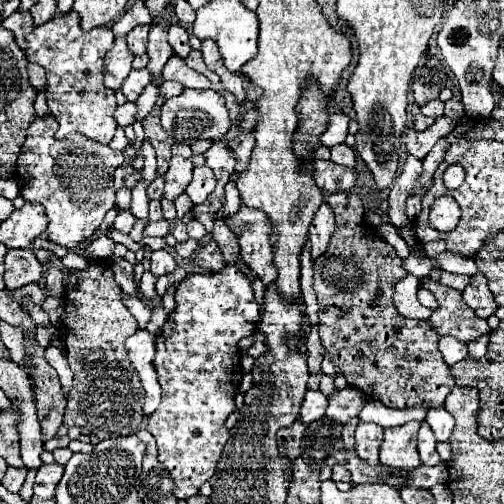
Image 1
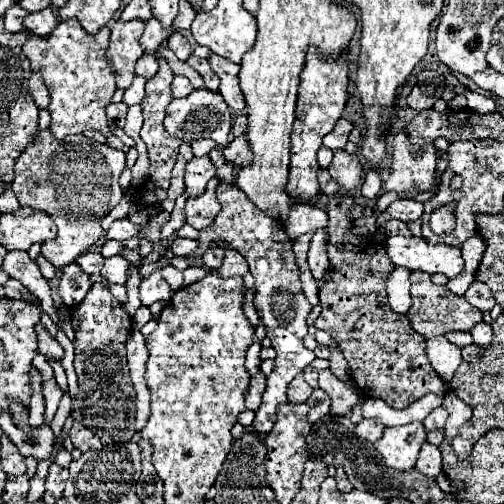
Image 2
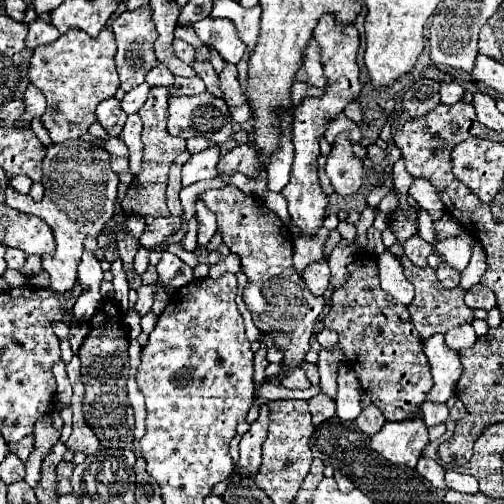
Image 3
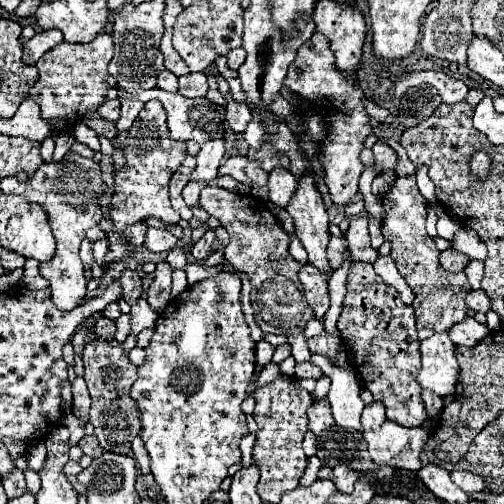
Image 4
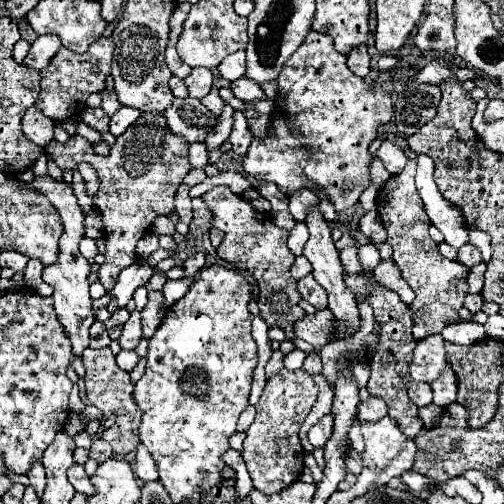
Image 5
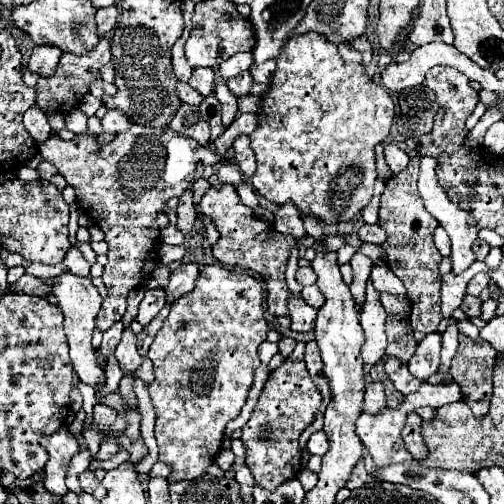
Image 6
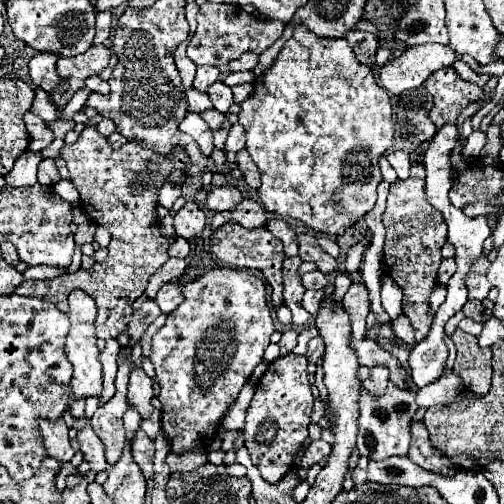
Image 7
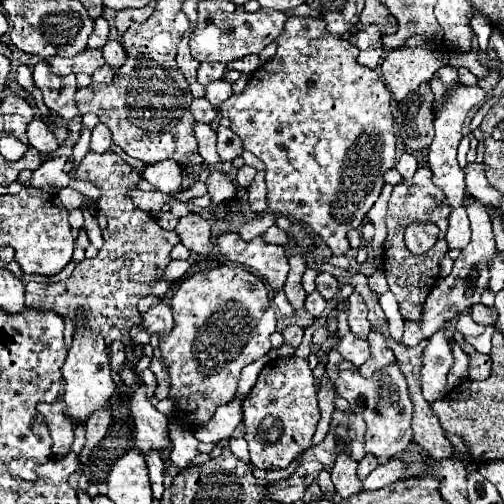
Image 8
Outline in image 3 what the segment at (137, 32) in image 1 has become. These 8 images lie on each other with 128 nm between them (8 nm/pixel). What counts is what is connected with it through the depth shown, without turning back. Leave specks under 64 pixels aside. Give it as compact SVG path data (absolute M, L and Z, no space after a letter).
M178 26L174 34L176 34L176 38L184 38L184 40L186 40L188 44L192 44L194 48L208 48L202 40L198 40L194 28L182 28L182 26Z

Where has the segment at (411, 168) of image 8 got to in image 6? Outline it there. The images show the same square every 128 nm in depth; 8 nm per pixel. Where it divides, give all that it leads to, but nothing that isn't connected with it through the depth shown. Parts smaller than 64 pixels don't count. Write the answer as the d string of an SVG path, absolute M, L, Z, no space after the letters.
M386 144L386 164L392 168L394 174L400 174L408 166L408 154L398 148L396 144Z

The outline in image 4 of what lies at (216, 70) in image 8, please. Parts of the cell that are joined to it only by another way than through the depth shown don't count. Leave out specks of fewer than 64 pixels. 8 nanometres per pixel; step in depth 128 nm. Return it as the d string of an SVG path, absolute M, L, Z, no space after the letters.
M204 72L186 74L180 78L180 94L184 94L186 98L202 98L206 96L206 92L208 92L208 82Z

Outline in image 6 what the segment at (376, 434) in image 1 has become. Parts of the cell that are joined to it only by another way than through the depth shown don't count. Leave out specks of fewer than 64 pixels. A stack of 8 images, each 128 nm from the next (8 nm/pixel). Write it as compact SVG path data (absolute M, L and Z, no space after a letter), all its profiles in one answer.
M370 382L366 386L366 396L364 396L364 410L366 412L380 412L386 406L386 396L384 396L384 384L380 382Z

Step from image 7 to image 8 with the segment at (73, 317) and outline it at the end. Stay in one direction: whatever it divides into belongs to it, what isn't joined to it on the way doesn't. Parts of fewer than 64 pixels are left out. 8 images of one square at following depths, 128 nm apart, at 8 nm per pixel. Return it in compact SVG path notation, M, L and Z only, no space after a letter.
M82 324L76 326L78 336L72 342L72 348L68 350L68 358L62 366L64 376L64 414L72 420L72 424L86 424L88 418L102 408L108 408L110 396L114 394L114 382L110 376L110 364L108 364L108 352L102 338L96 334L90 334Z

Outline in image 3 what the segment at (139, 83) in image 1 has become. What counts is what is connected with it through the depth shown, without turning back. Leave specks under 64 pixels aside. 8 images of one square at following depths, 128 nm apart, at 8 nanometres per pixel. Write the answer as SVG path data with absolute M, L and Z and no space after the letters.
M144 82L144 84L132 88L132 92L126 92L126 96L122 100L122 110L126 114L136 114L144 106L146 96L148 96L148 90L150 90L150 86Z

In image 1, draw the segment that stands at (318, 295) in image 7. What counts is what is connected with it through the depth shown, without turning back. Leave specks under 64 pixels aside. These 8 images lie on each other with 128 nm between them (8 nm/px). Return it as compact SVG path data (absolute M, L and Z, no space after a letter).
M322 204L316 210L316 216L308 228L308 240L312 242L312 260L316 260L328 248L328 240L332 234L334 234L334 214L328 204Z

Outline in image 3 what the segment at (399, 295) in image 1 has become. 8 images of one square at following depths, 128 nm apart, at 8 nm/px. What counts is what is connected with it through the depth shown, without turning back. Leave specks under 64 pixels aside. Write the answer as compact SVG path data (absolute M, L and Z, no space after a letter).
M384 252L378 258L378 276L380 276L380 286L386 290L390 296L394 296L400 304L410 304L414 298L414 288L406 280L402 266L392 252Z

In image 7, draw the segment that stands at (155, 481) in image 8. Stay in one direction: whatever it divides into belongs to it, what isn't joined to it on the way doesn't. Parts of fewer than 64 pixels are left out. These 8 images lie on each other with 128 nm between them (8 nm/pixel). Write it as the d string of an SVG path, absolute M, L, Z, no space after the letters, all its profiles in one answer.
M142 430L136 432L136 438L132 442L132 454L134 454L136 464L142 468L144 476L146 478L154 478L154 468L152 468L152 462L154 462L154 442Z

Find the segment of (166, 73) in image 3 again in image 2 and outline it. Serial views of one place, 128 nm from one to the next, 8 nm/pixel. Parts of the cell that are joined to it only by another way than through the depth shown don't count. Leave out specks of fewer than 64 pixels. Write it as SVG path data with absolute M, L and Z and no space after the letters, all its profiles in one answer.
M146 54L136 62L136 74L142 78L152 78L158 72L158 60L154 54Z

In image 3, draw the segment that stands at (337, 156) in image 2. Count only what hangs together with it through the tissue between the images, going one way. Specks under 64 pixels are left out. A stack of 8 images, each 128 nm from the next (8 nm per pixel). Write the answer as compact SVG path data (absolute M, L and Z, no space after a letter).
M346 132L338 134L332 144L332 152L326 160L326 174L338 196L350 196L362 186L364 164L354 156L352 142Z

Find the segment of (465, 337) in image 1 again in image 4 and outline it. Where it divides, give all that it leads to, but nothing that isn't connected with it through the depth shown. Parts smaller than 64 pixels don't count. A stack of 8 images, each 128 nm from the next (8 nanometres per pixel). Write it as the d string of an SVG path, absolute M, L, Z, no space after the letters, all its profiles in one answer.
M398 176L392 188L382 196L382 208L386 212L382 222L384 240L392 244L390 256L394 258L400 274L414 290L416 298L412 302L416 314L416 330L418 338L430 338L436 332L446 332L450 326L462 322L466 318L464 298L470 292L470 284L464 272L446 272L440 262L440 250L434 240L426 234L426 200L420 196L414 176Z

